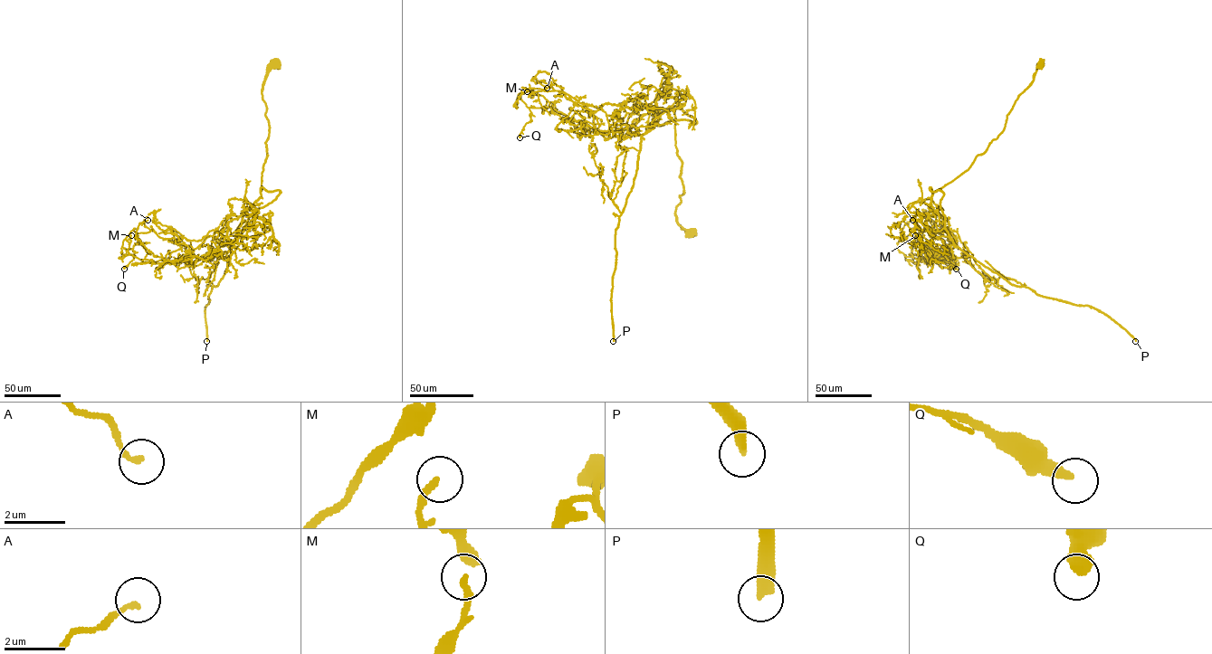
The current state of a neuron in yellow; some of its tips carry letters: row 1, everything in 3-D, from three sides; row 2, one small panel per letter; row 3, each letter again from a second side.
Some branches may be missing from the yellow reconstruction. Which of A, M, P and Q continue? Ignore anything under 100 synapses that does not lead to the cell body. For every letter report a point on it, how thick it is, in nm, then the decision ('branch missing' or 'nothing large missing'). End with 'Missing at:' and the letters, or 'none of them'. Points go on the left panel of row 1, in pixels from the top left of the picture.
A: place (147, 220); calibre 170 nm; nothing large missing
M: place (131, 235); calibre 240 nm; nothing large missing
P: place (206, 341); calibre 360 nm; branch missing
Q: place (124, 269); calibre 420 nm; nothing large missing
Missing at: P

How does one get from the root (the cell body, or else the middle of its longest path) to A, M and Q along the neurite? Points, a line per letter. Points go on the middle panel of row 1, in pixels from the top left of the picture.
A: (690, 235), (675, 214), (683, 186), (674, 110), (634, 98), (590, 111), (539, 71), (532, 78), (547, 88)
M: (690, 235), (675, 214), (683, 186), (673, 109), (635, 98), (597, 108), (559, 90), (523, 88), (527, 91)
Q: (690, 235), (675, 214), (673, 109), (651, 107), (605, 137), (527, 90), (520, 137)

